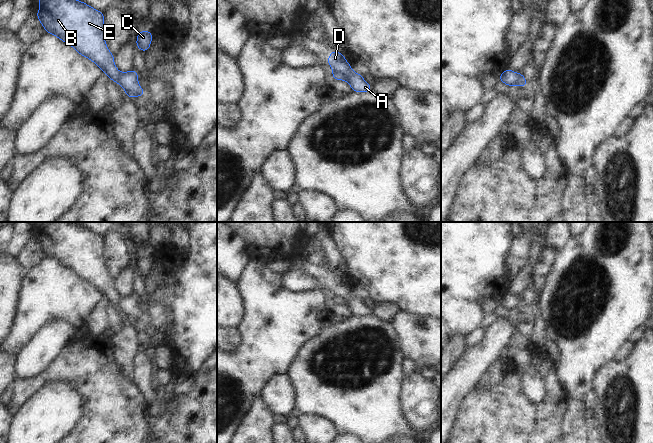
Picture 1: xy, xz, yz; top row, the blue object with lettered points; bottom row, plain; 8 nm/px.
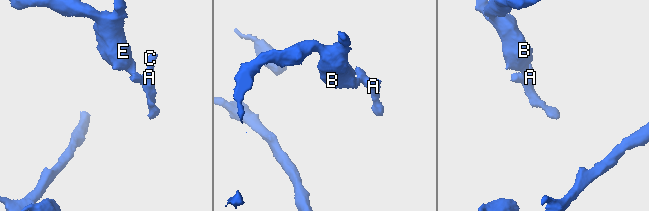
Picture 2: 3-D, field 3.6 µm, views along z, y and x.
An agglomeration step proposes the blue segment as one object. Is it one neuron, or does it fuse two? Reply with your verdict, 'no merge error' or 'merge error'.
merge error

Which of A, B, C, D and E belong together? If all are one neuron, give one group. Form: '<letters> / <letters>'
A C D / B E

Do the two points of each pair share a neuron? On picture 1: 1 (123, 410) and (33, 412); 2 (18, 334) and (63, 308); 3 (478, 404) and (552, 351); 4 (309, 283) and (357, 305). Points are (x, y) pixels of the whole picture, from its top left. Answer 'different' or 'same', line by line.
1: different
2: same
3: different
4: different

